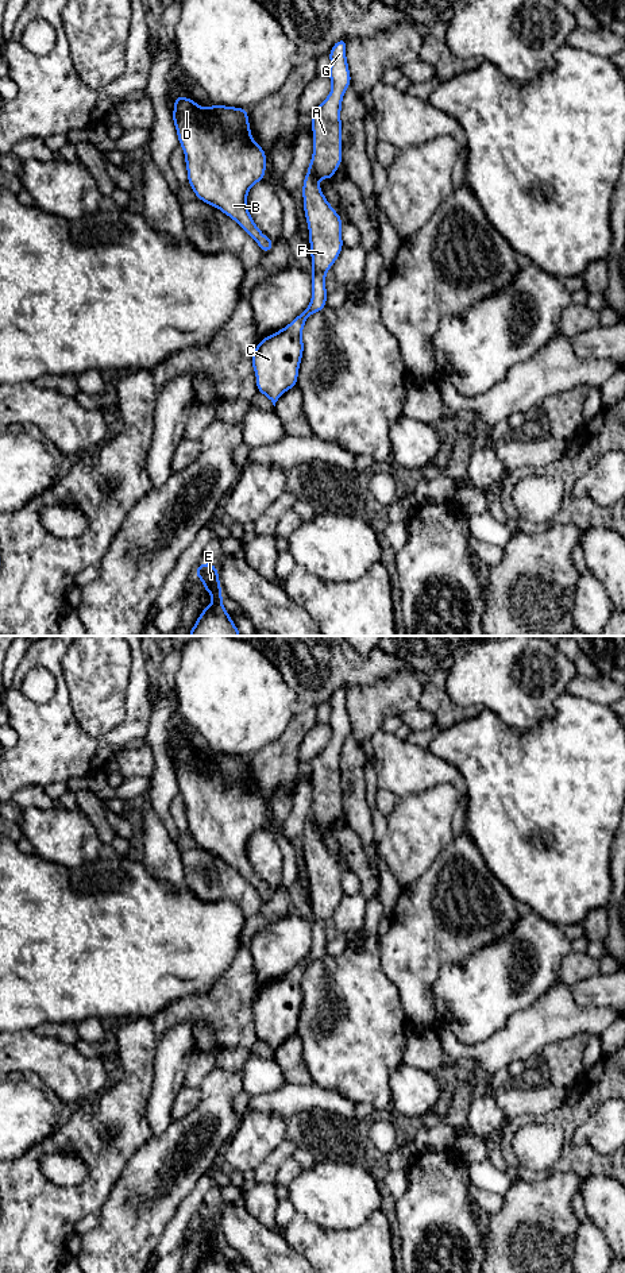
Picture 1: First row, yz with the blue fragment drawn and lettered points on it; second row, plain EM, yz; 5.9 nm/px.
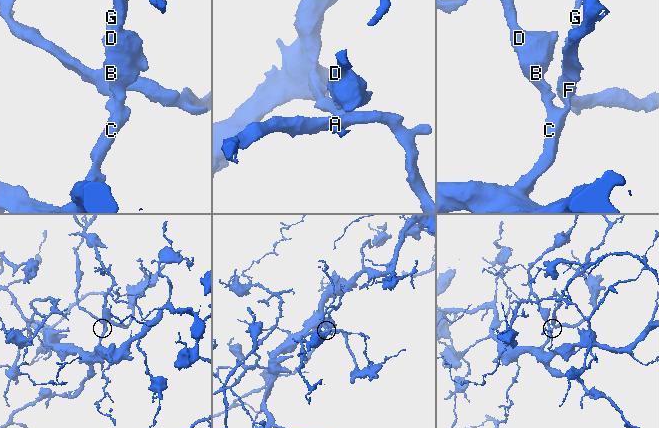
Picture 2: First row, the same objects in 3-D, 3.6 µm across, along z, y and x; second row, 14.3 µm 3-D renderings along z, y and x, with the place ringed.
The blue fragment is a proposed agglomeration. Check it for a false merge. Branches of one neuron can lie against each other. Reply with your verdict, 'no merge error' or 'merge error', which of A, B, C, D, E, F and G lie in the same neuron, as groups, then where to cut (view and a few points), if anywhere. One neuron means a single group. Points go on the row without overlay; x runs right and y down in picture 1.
no merge error; groups A B C D E F G; cut none

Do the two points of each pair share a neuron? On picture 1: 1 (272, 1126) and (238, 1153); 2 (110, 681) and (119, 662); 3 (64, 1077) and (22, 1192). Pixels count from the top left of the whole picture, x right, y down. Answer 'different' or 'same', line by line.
1: same
2: same
3: different

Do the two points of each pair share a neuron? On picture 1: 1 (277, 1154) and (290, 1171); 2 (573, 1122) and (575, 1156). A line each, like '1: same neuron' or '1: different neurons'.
1: different neurons
2: same neuron

